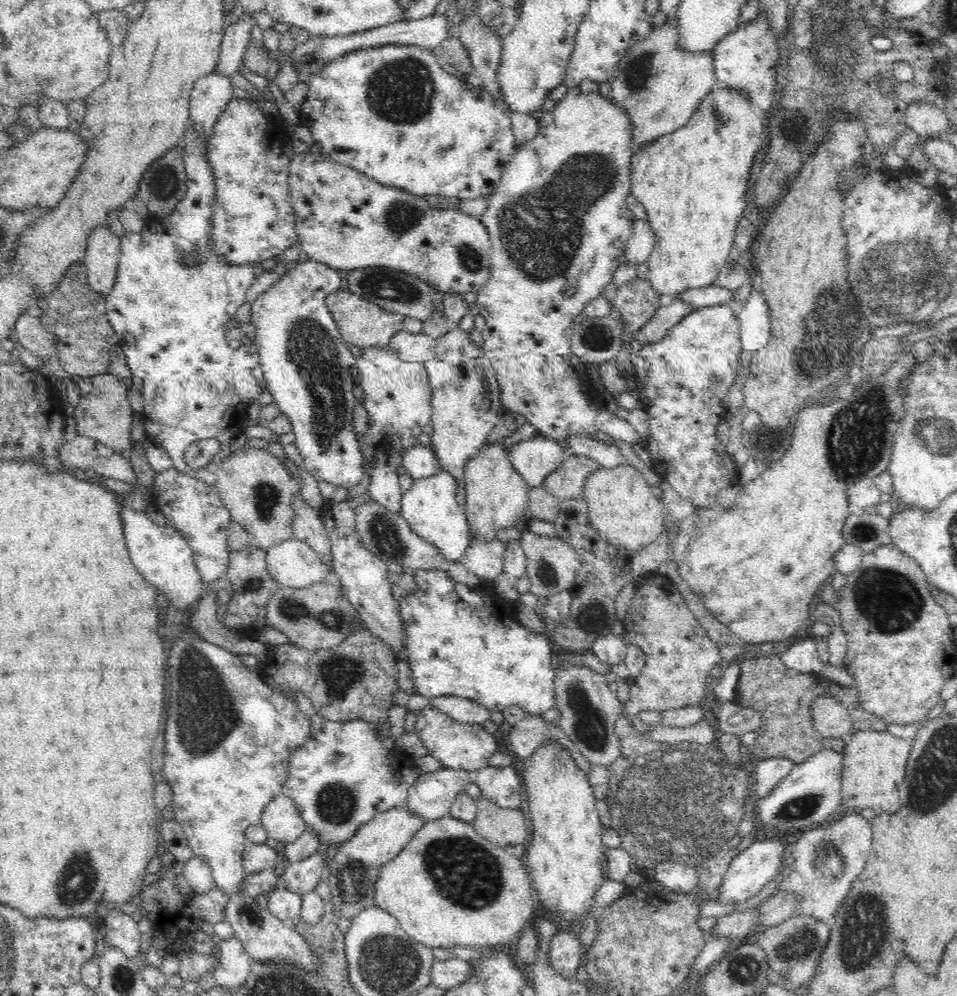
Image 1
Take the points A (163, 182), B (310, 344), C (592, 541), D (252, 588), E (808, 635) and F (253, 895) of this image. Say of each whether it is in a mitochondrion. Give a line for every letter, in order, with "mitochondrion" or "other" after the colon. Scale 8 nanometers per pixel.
A: mitochondrion
B: mitochondrion
C: other
D: mitochondrion
E: other
F: other

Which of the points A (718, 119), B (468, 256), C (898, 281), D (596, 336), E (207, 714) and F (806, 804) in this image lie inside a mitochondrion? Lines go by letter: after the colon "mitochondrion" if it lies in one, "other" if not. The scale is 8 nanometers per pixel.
A: mitochondrion
B: mitochondrion
C: mitochondrion
D: mitochondrion
E: mitochondrion
F: mitochondrion

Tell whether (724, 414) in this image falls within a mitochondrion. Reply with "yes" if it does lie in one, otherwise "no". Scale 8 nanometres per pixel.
no

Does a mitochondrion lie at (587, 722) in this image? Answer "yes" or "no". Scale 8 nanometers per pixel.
yes

